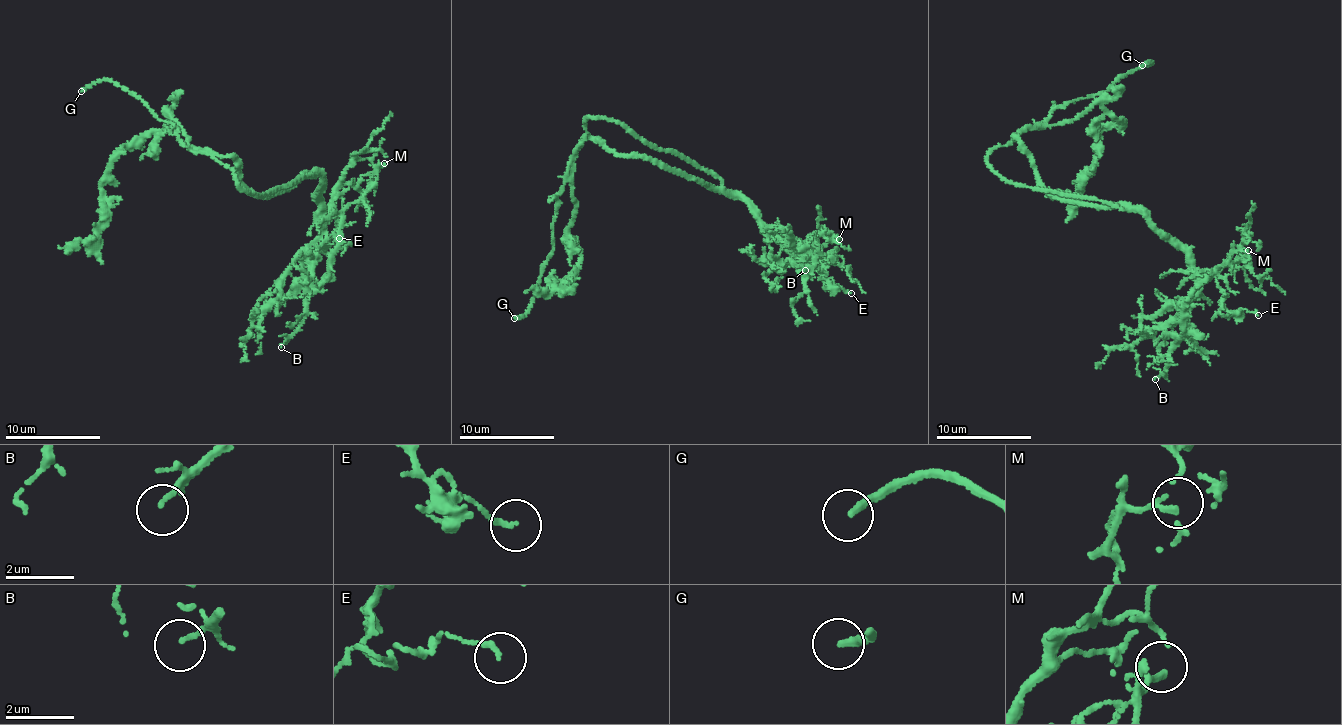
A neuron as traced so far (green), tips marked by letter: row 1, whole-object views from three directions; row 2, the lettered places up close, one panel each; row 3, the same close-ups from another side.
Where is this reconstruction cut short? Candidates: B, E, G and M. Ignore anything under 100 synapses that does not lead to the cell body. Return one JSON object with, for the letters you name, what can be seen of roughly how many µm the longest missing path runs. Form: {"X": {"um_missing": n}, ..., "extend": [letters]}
{"G": {"um_missing": 8}, "extend": ["G"]}

